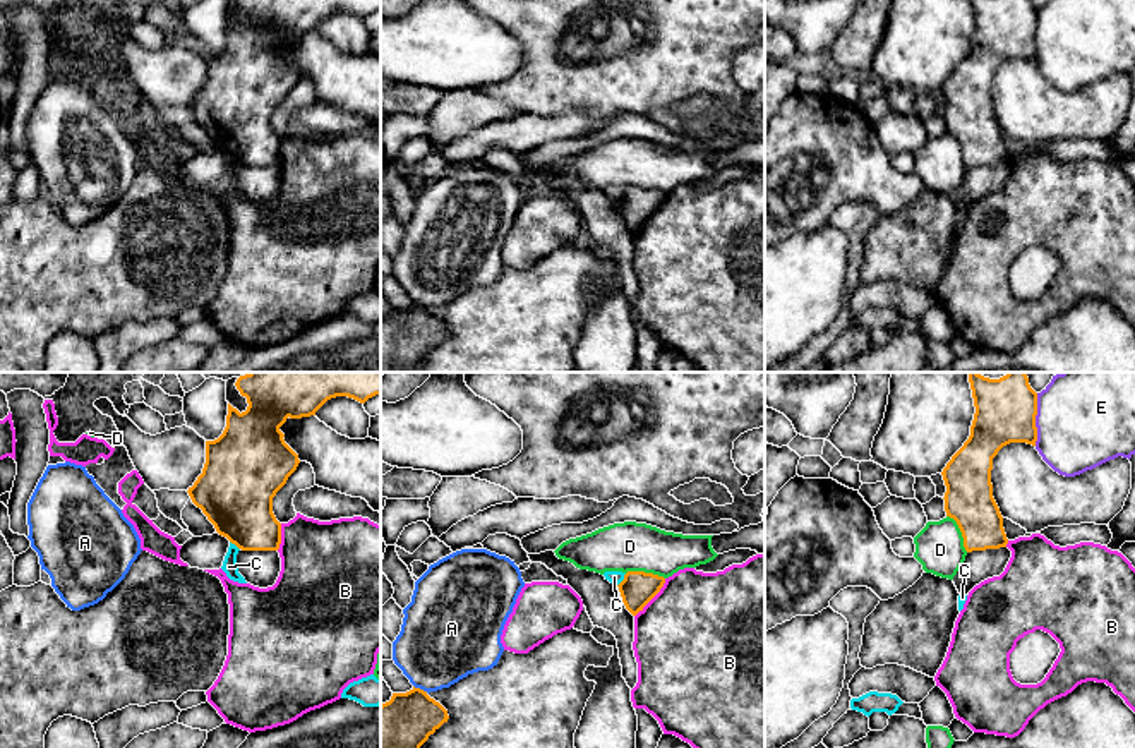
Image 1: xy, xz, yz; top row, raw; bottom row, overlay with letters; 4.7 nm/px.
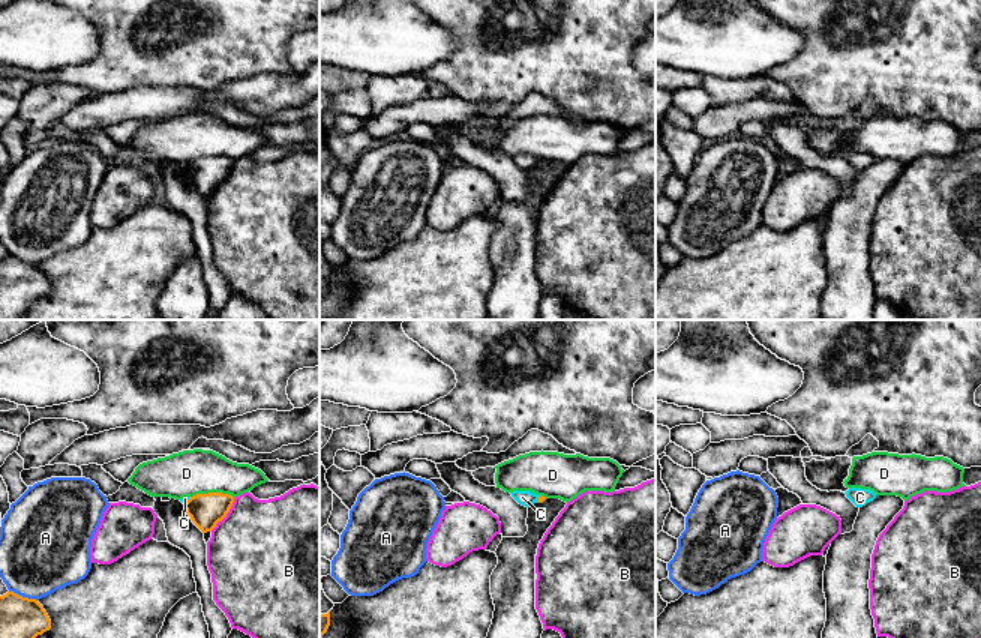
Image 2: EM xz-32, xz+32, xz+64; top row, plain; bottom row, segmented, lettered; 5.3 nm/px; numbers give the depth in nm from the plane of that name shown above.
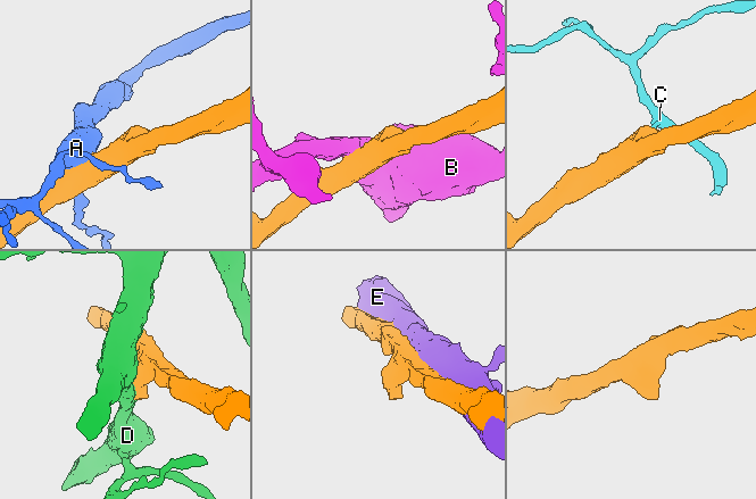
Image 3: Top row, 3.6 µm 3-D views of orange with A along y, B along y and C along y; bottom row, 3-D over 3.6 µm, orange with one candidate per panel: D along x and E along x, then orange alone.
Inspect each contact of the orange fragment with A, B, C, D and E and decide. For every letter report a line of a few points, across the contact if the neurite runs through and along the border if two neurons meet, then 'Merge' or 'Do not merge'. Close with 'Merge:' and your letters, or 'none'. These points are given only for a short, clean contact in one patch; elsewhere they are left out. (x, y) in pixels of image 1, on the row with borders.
A: Do not merge
B: Do not merge
C: Line: xz (626, 573), (618, 585). Do not merge
D: Line: yz (947, 515), (955, 522), (962, 546), (967, 551). Do not merge
E: Do not merge
Merge: none

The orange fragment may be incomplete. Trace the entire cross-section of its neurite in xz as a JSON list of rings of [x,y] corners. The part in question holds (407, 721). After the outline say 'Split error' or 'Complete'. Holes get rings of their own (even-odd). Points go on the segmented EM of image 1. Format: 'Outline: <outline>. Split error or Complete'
Outline: [[[420,688],[393,693],[381,705],[381,748],[420,748],[447,719],[447,710]]]. Complete

